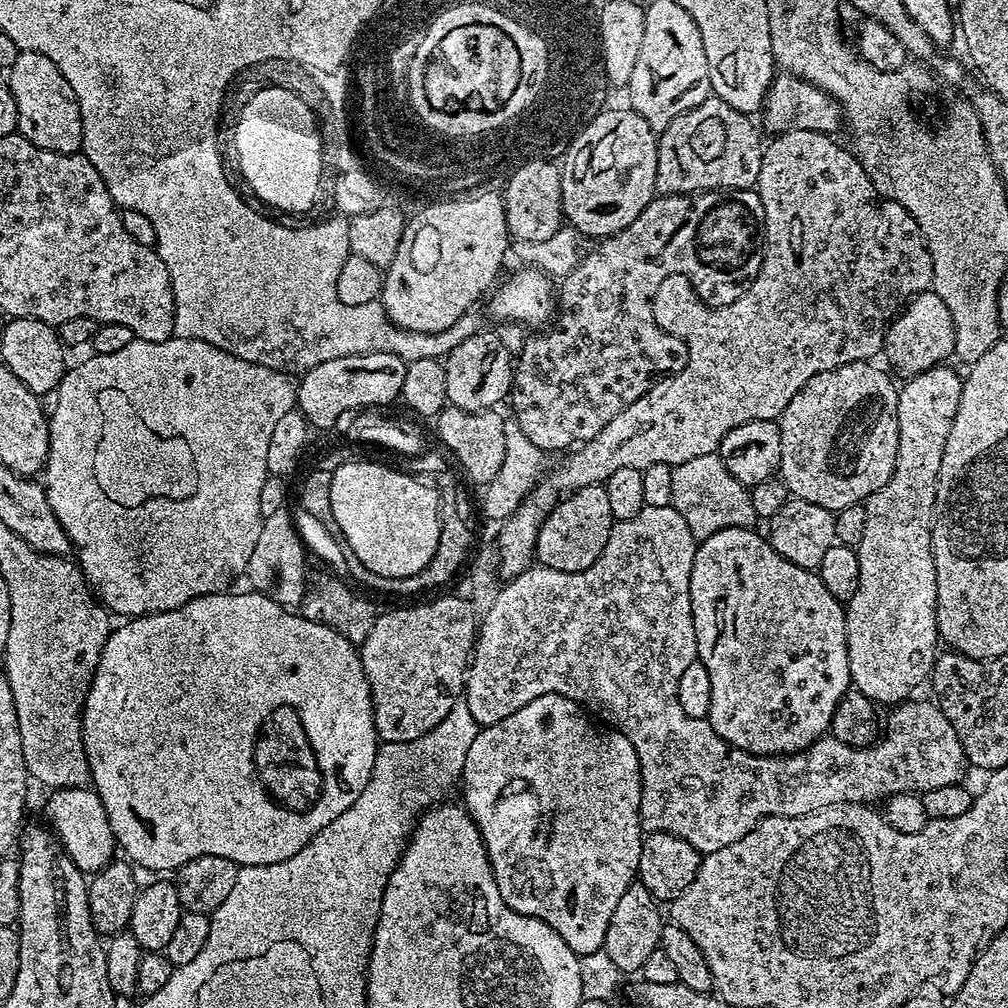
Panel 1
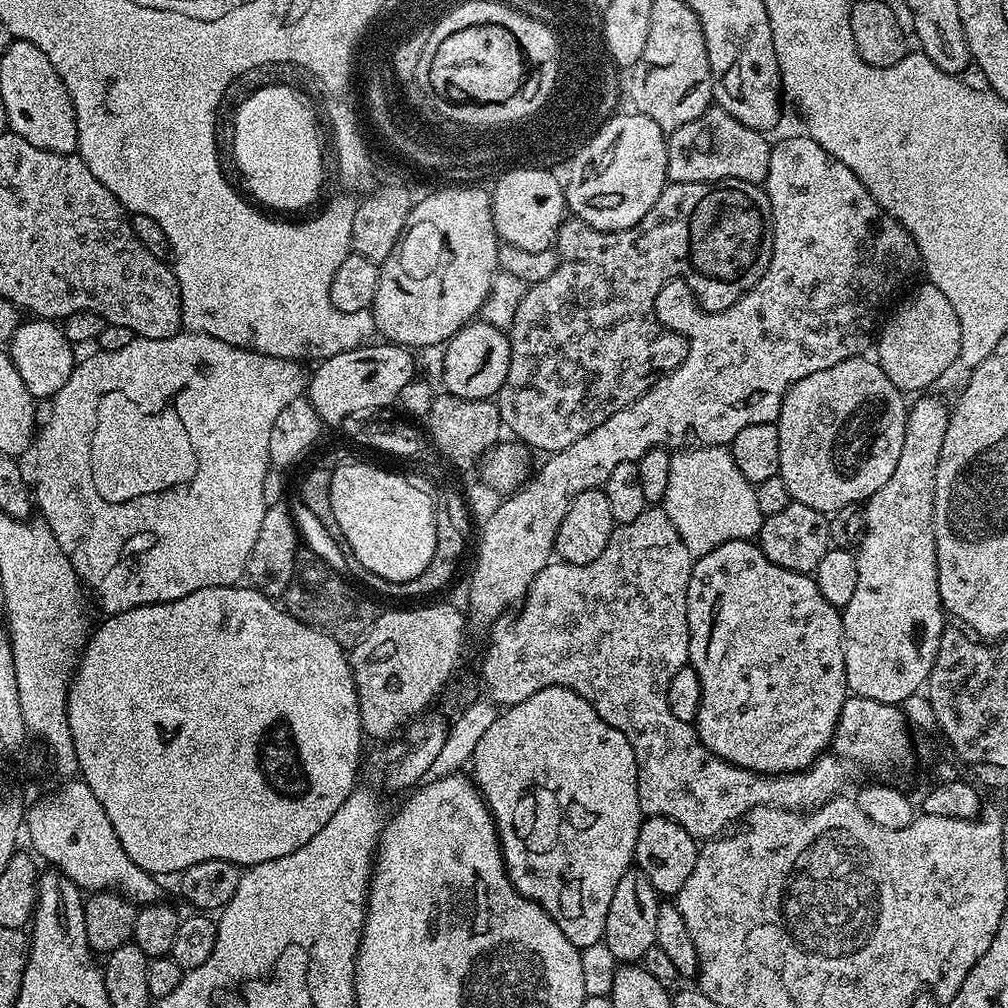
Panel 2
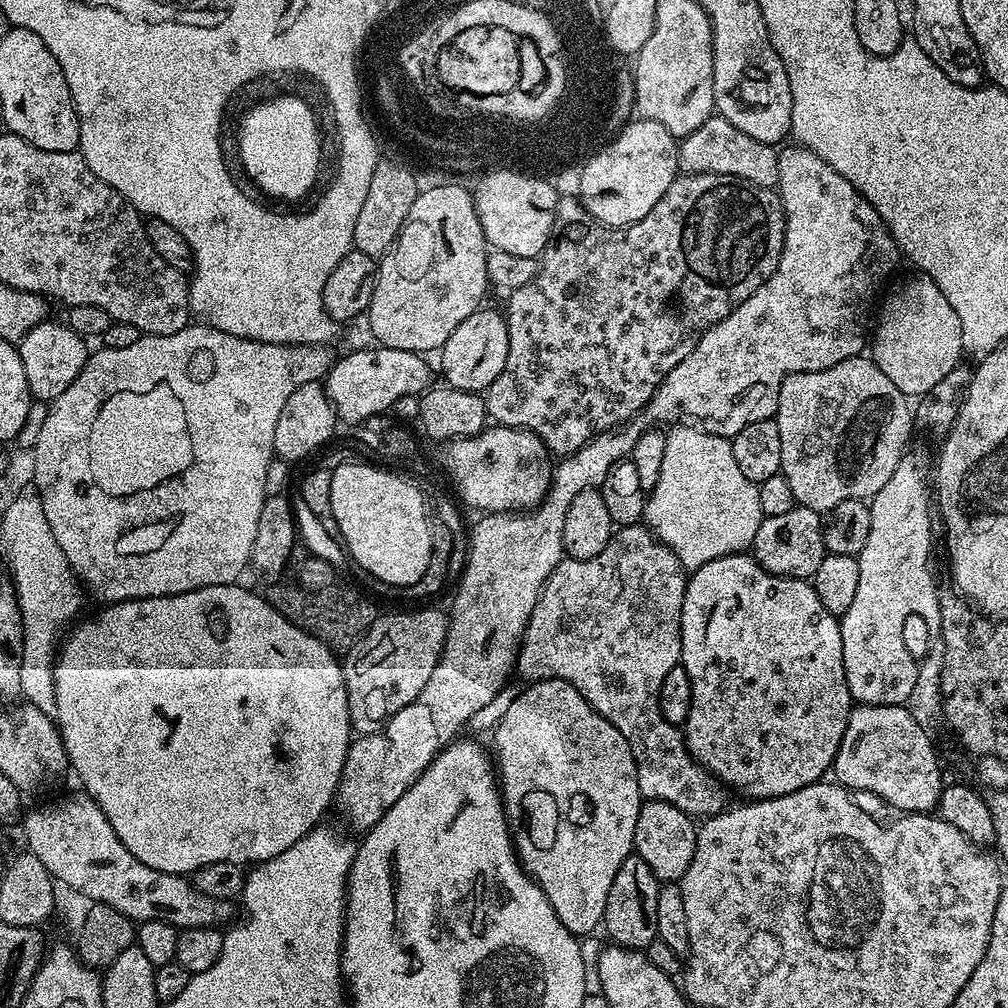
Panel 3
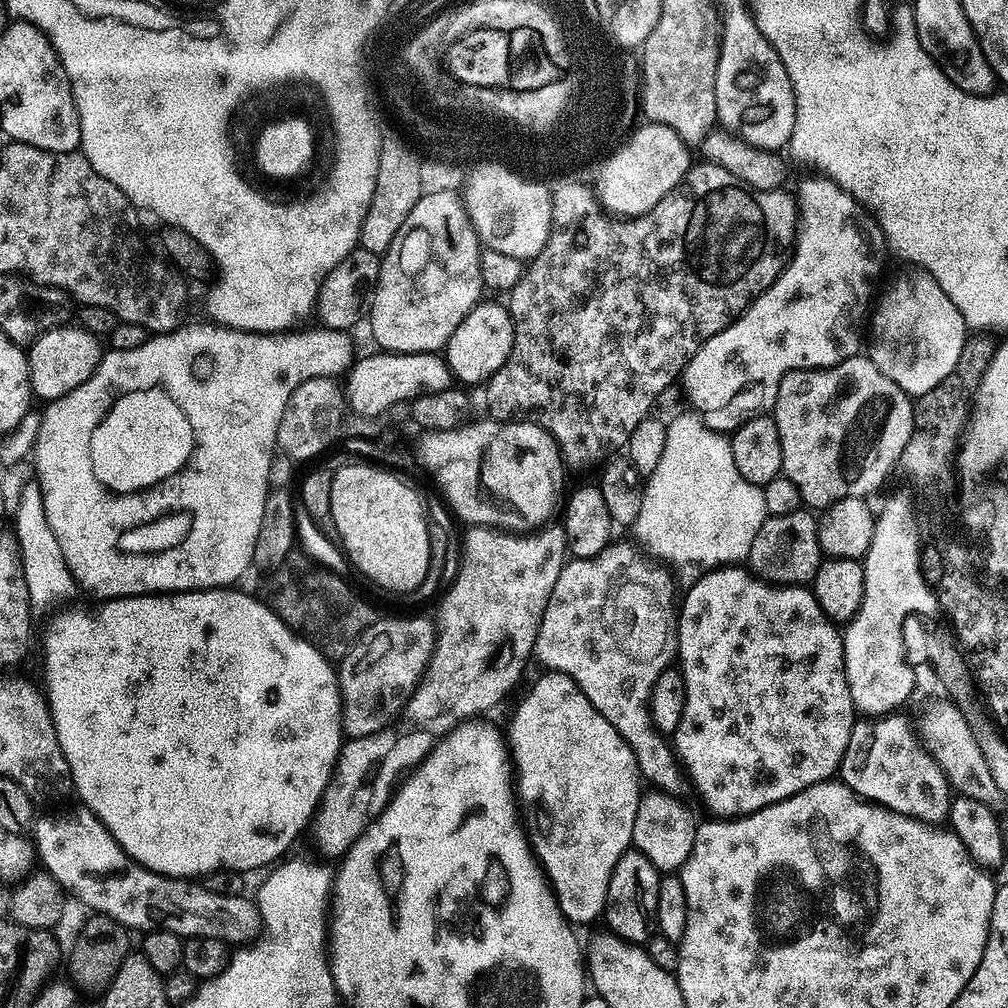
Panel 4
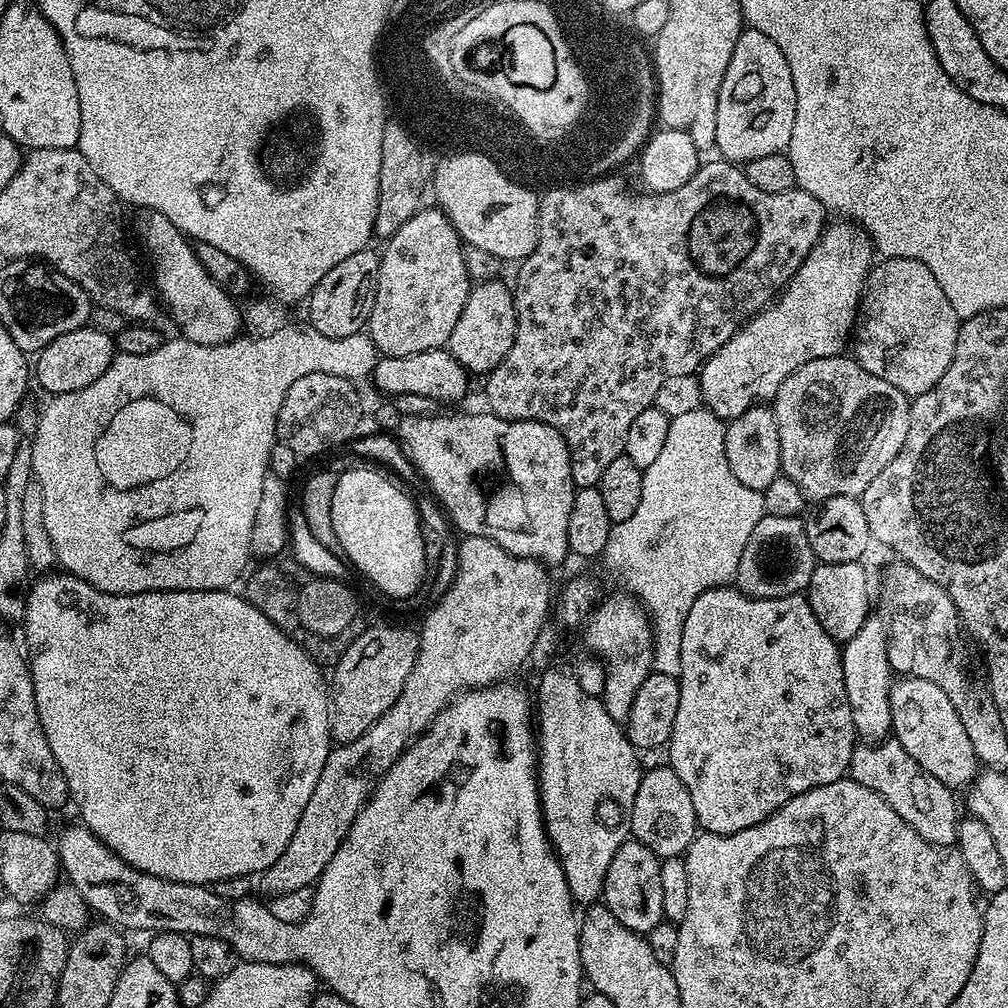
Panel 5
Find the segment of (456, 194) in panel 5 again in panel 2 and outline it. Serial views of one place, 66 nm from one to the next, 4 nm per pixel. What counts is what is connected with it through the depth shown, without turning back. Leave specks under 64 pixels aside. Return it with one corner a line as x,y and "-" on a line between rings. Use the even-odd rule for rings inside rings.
535,170
534,172
513,172
495,181
496,189
491,189
492,217
494,230
503,243
518,246
518,250
546,250
552,248
556,242
556,235
560,225
566,219
566,205
564,202
564,185
561,177
556,177
555,171

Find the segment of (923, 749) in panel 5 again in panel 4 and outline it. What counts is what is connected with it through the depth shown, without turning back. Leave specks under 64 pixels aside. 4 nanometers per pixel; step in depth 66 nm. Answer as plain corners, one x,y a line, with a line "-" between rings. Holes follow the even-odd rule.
943,698
930,705
928,710
921,714
916,721
916,733
925,751
934,757
939,768
943,770
949,787
959,795
974,798
989,806
996,806
996,803
1003,799
994,778
990,775
990,768
986,765
986,758
978,747
973,731
959,707
953,704
951,699

